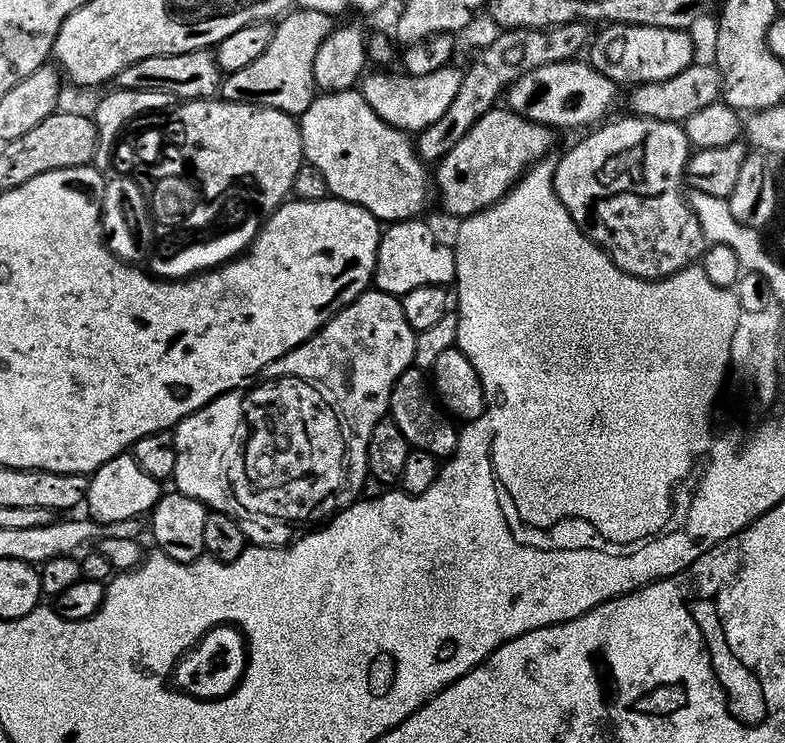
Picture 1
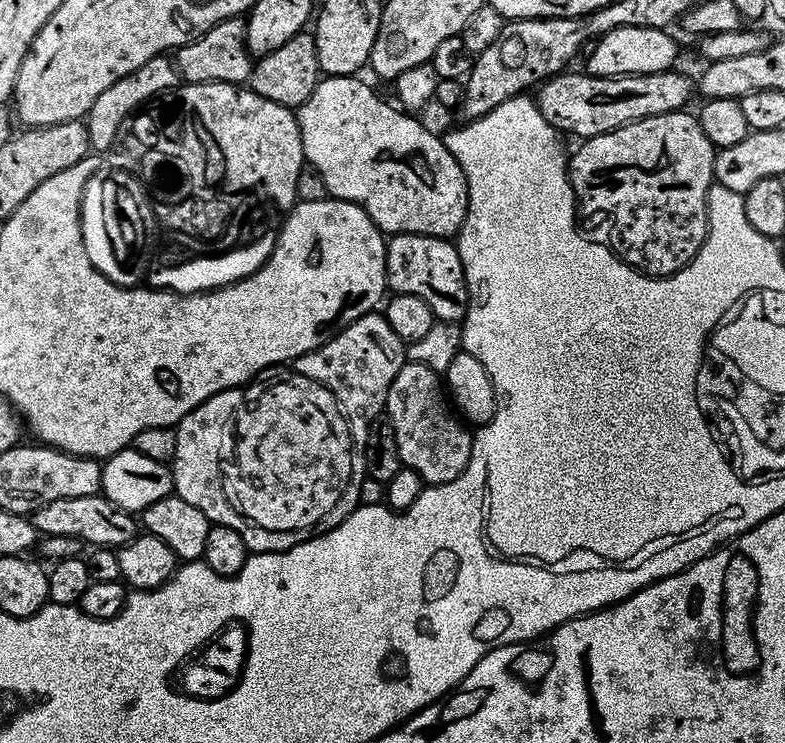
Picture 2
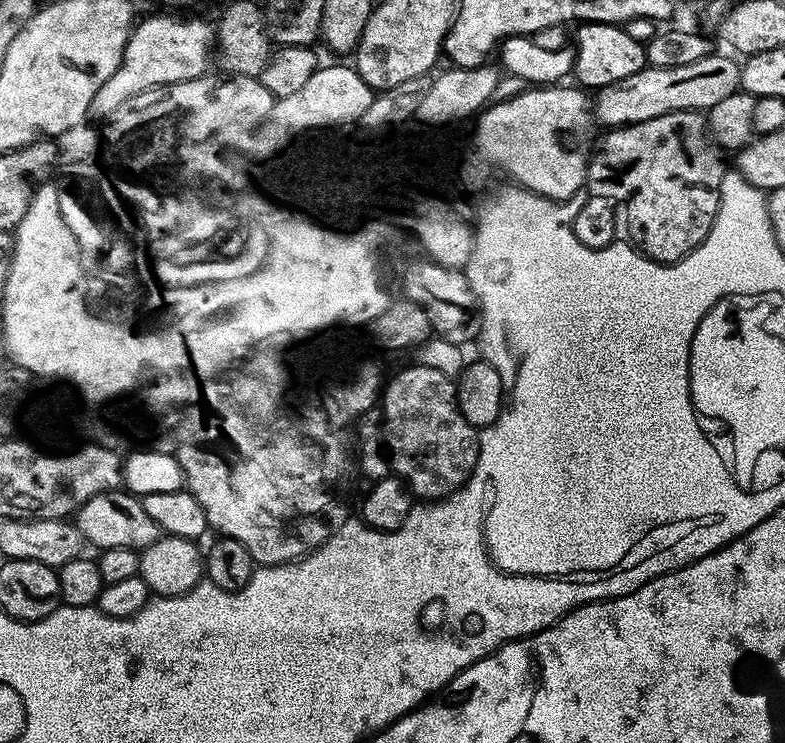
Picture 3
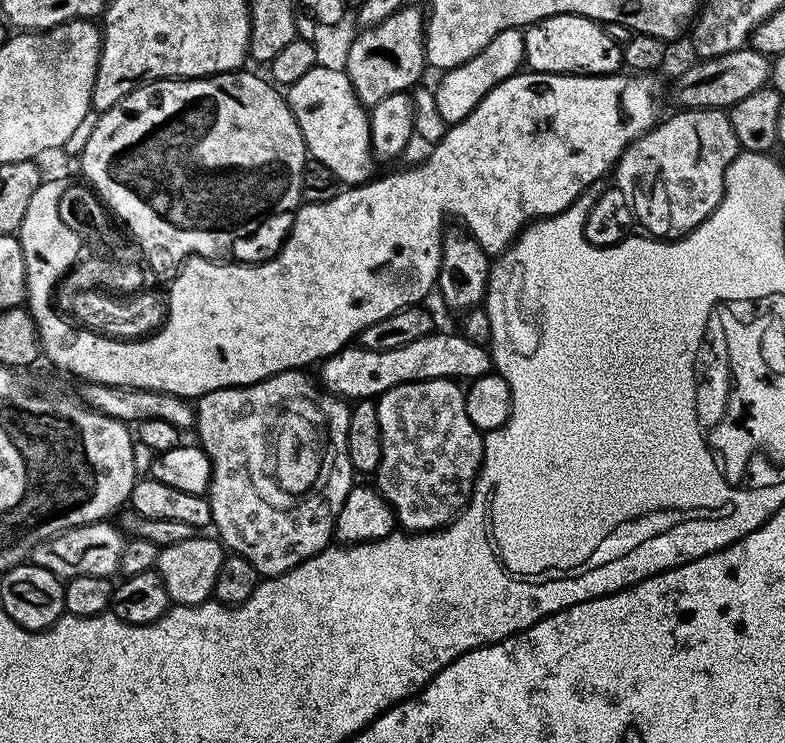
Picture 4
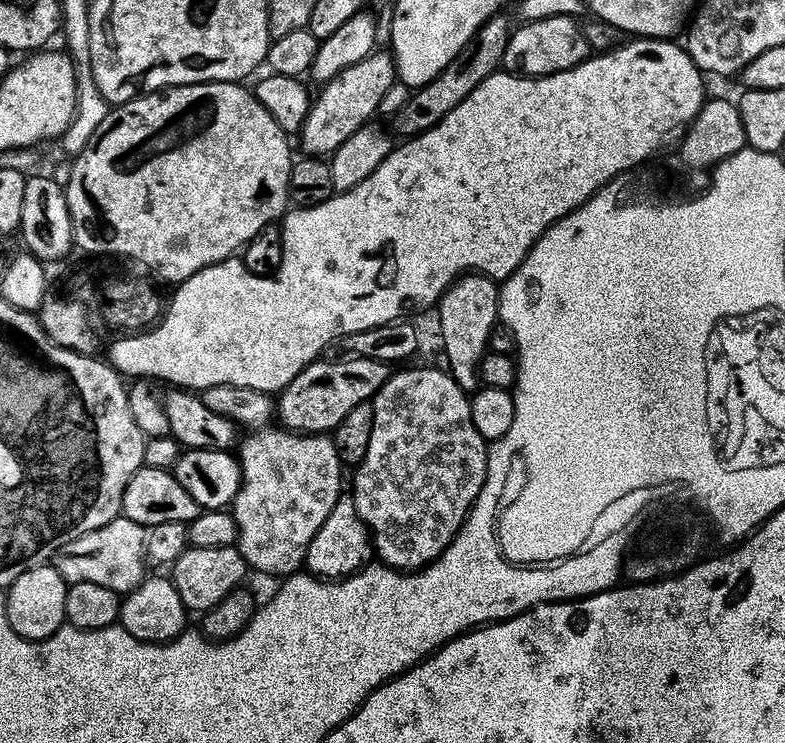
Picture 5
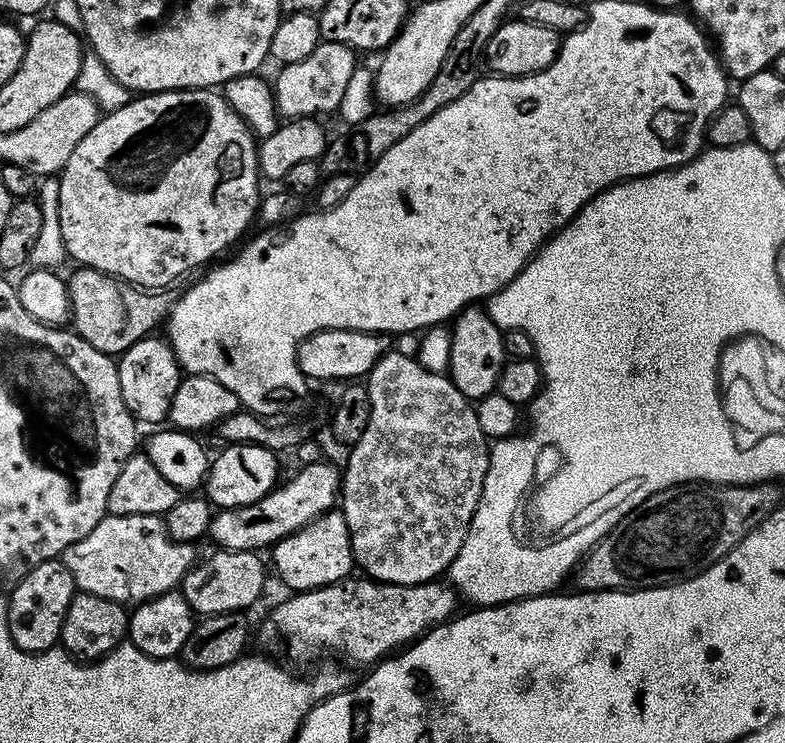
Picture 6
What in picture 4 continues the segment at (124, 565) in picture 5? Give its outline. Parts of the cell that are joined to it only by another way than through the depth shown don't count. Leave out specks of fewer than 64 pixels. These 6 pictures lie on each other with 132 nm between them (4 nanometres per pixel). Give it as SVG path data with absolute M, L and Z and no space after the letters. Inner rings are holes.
M96 520L92 524L83 524L65 532L59 532L49 540L34 546L31 563L50 570L65 581L73 580L82 574L115 577L120 570L120 559L124 549L125 533L115 523L108 520Z

